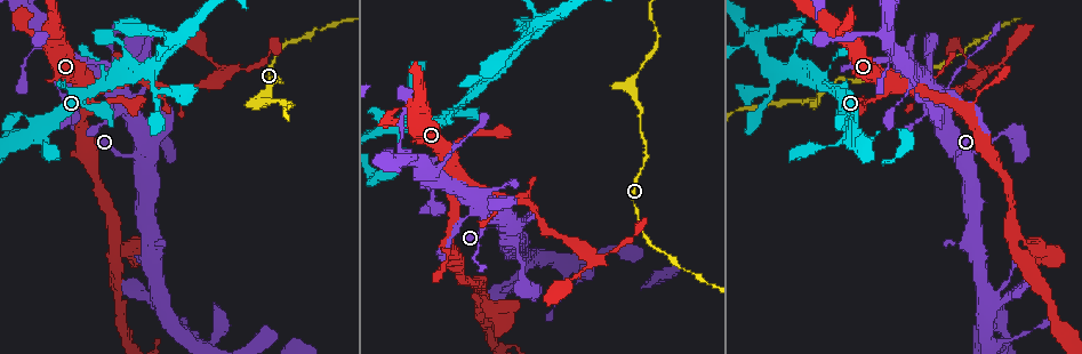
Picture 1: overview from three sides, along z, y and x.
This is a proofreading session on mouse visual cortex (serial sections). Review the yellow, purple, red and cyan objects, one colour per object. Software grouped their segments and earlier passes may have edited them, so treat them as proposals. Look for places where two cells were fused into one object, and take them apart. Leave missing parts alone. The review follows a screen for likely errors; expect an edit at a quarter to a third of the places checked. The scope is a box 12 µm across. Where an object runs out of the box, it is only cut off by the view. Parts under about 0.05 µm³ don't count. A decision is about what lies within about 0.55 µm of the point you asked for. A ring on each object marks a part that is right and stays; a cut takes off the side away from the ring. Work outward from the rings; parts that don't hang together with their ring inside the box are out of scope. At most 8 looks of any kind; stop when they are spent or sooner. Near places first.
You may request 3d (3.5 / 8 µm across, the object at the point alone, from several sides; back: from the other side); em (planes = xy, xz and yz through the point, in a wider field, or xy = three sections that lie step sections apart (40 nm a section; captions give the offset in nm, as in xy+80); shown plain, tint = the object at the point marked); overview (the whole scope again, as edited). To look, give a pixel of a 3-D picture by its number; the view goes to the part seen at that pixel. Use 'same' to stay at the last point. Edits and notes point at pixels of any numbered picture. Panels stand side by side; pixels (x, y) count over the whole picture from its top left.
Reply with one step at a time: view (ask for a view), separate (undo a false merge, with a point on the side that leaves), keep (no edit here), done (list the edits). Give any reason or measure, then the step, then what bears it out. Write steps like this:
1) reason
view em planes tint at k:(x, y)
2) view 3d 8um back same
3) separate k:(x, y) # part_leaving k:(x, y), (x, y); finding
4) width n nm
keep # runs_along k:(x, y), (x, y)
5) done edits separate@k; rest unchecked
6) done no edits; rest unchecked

abrupt turn
view 3d 3.5um at 1:(166, 51)

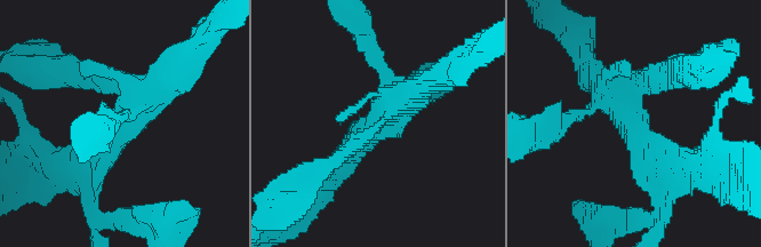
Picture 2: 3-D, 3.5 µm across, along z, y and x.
view em xy step 1 tint at 2:(627, 119)

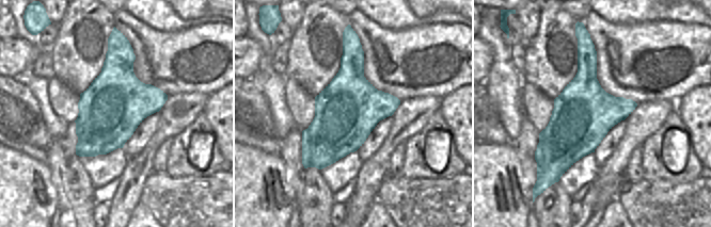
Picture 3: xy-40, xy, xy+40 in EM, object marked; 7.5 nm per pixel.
keep # runs_along 2:(87, 164), (174, 65); all the same cell

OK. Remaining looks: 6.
a fork
view 3d 3.5um at 1:(633, 88)

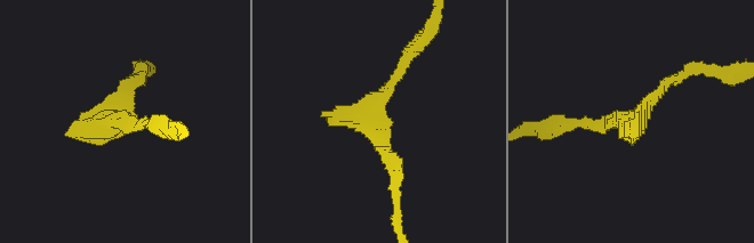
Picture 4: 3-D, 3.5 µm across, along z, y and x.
shape alone is not enough
view em xy step 2 tint at 4:(636, 116)

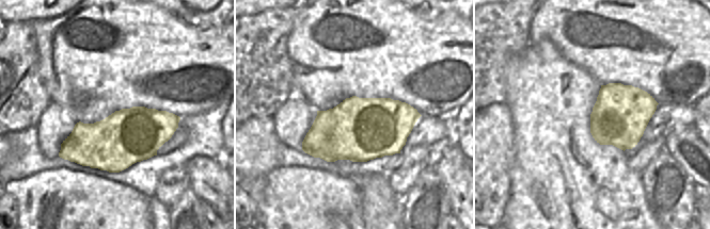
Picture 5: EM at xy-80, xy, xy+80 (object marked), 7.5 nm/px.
keep # runs_along 4:(690, 69), (634, 121), (574, 124); continuous, no second cell

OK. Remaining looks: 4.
sharp bend
view 3d 8um at 1:(851, 125)

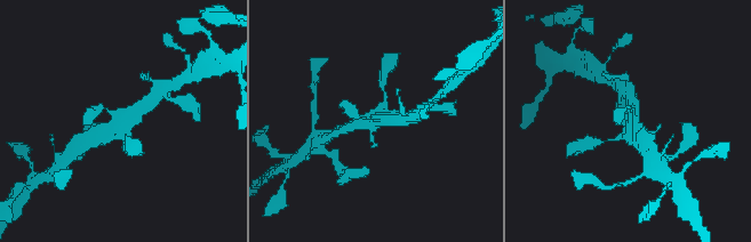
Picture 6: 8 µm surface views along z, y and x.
need the tissue
view em xy step 5 tint at 6:(633, 121)

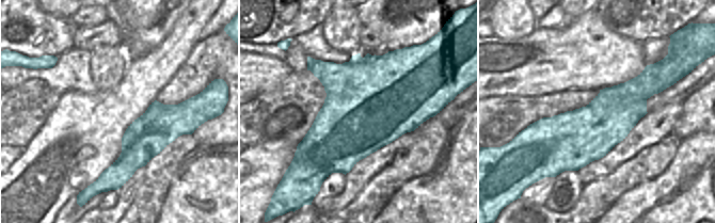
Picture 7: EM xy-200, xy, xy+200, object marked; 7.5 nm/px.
keep # one cell here

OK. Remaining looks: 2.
done no edits; rest unchecked

